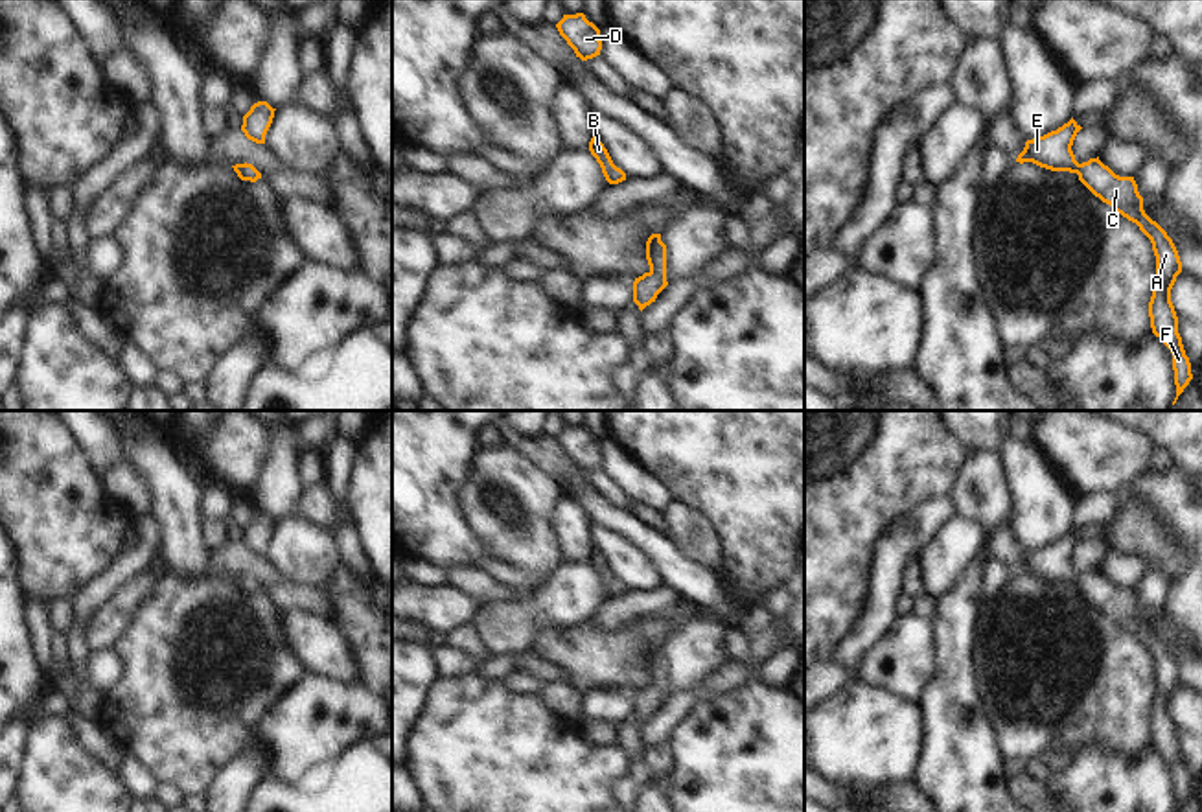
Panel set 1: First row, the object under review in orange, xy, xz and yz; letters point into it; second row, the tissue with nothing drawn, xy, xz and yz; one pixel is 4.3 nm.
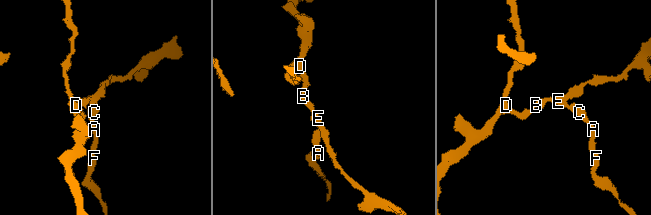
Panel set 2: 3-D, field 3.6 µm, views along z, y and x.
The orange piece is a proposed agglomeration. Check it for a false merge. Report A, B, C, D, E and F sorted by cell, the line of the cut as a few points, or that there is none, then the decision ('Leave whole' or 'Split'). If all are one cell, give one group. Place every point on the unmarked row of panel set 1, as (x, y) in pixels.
Groups: A B C D E F. No split. Leave whole.

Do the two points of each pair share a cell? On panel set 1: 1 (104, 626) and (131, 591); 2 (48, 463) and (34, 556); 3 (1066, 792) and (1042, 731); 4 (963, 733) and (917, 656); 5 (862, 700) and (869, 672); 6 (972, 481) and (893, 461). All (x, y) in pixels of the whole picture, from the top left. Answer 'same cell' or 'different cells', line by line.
1: same cell
2: same cell
3: different cells
4: different cells
5: different cells
6: different cells

